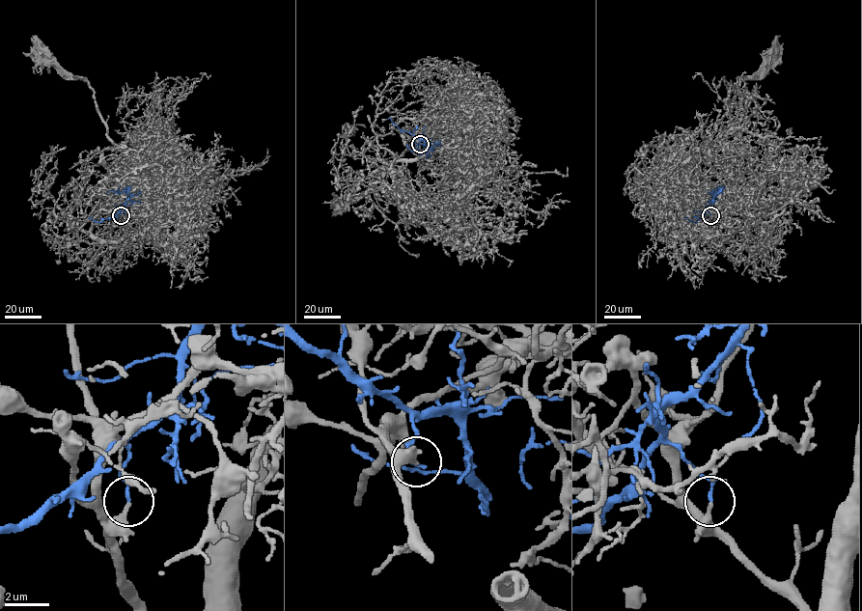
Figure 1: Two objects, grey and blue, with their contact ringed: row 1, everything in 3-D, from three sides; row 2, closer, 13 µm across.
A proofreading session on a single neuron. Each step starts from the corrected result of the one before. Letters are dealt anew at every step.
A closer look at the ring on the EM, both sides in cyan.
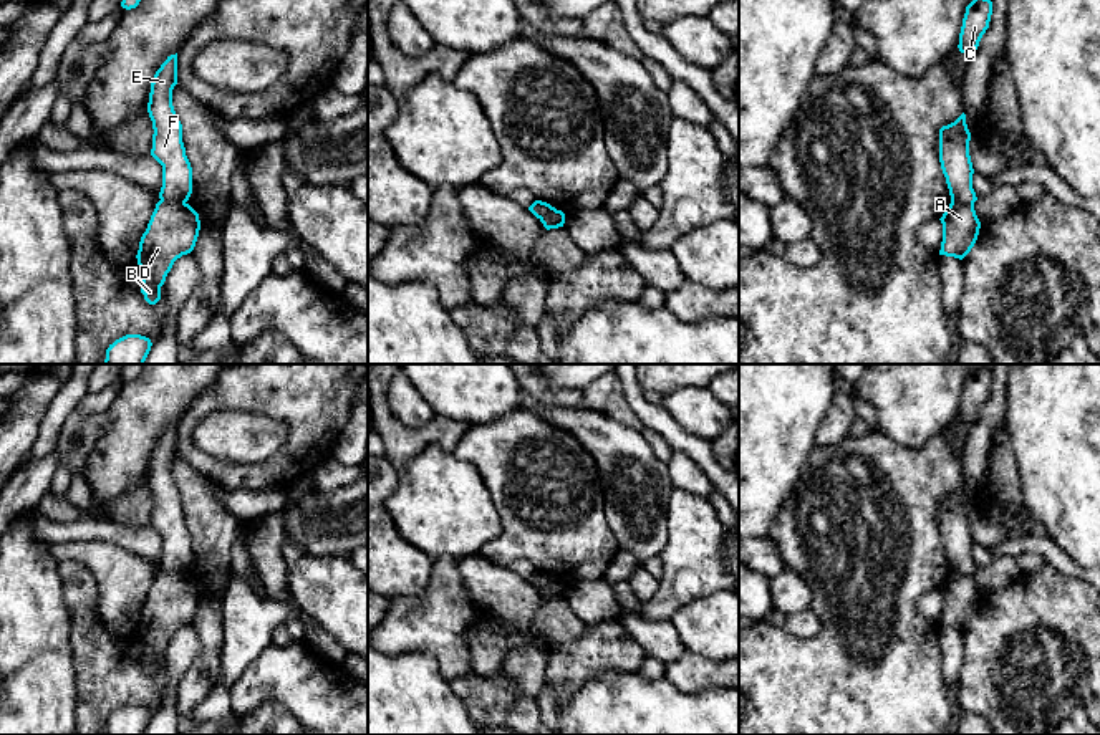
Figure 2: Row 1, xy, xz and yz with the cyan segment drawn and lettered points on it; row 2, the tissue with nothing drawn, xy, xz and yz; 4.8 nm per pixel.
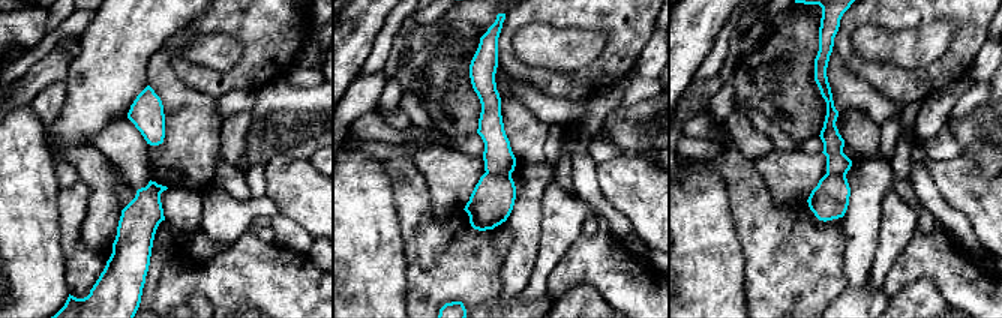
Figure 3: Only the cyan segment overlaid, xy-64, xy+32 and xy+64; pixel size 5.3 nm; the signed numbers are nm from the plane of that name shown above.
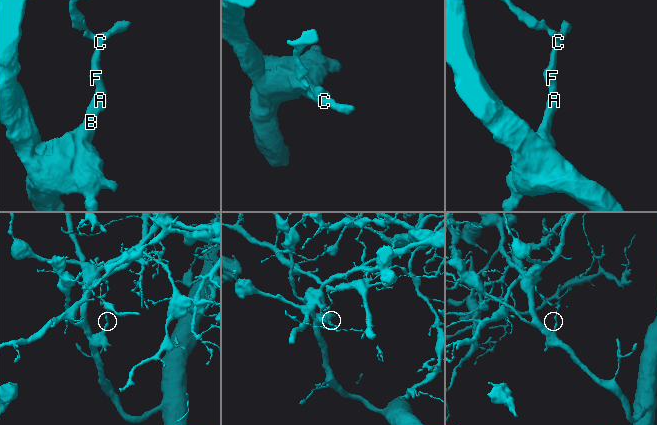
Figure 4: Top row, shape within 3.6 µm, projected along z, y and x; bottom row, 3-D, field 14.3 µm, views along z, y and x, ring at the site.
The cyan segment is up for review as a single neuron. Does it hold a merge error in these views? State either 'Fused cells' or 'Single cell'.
Fused cells

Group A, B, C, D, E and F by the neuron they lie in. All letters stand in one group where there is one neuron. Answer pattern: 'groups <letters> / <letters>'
groups A B D / C E F

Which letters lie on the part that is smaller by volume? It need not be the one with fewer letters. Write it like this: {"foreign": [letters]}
{"foreign": ["C", "E", "F"]}

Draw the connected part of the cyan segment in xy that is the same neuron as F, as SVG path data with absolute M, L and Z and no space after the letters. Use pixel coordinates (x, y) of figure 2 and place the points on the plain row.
M177 424L156 442L147 483L152 492L151 526L162 536L161 571L187 573L192 564L192 538L182 513L182 495L172 477L172 460L177 455Z

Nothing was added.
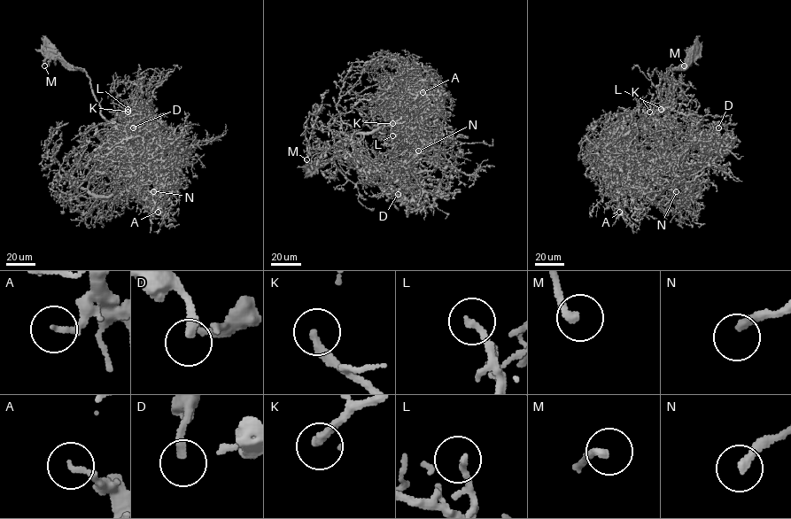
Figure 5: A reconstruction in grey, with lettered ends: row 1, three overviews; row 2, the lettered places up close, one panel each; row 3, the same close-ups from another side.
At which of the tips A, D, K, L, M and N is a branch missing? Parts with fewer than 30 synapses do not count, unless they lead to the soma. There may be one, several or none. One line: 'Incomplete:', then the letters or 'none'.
Incomplete: K, L, N

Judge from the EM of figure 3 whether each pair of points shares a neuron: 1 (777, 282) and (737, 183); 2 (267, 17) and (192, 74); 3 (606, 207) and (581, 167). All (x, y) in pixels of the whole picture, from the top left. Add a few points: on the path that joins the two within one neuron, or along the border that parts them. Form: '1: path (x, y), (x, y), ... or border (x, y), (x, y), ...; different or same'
1: path (777, 258), (777, 243), (764, 230), (752, 207); same
2: path (267, 42), (233, 80), (218, 87); same
3: path (596, 197), (585, 186), (584, 177); same

